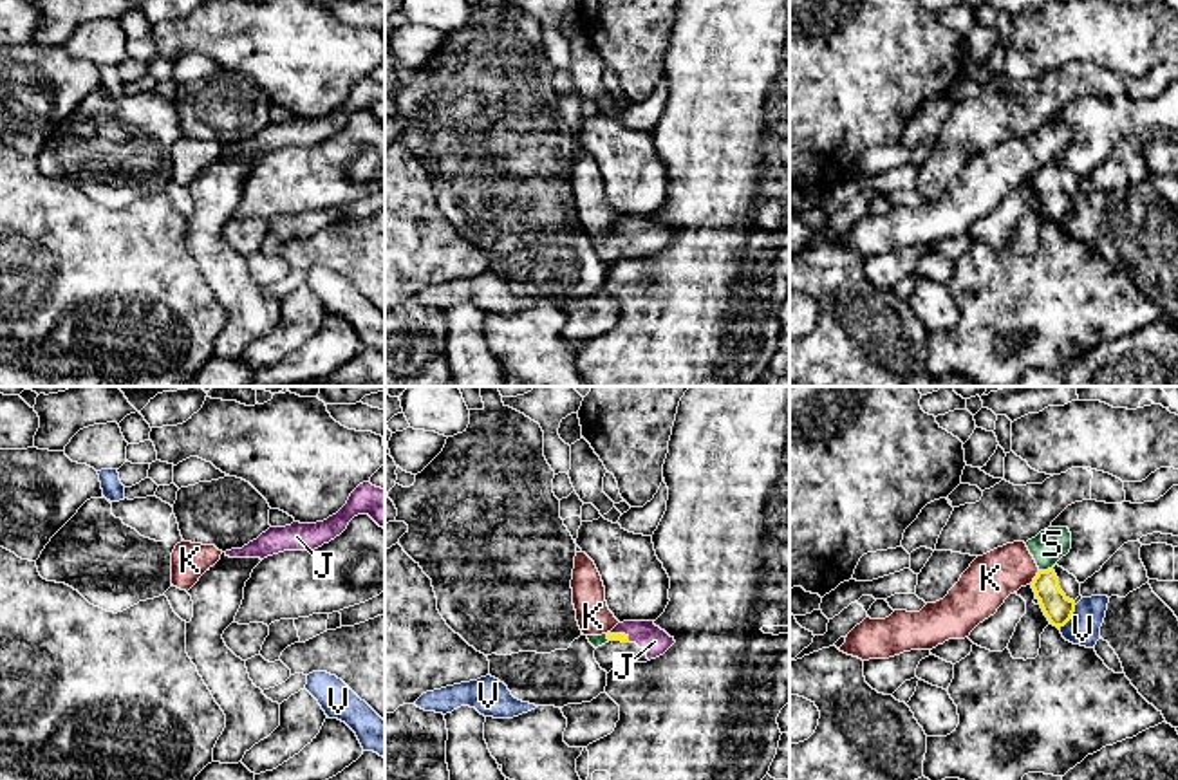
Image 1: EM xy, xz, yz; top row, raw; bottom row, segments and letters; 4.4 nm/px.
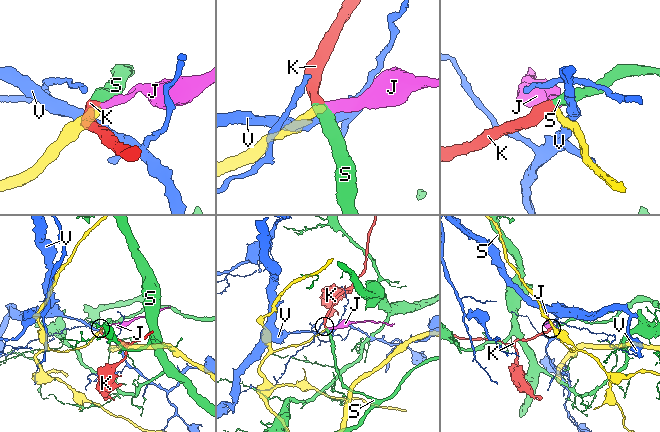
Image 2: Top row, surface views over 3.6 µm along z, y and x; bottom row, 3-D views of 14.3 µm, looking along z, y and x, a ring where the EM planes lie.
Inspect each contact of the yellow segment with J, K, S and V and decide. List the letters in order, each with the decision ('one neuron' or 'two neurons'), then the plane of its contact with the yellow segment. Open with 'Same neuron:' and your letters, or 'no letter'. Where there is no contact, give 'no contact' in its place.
Same neuron: J
J: one neuron; contact in xz
K: two neurons; contact in yz
S: two neurons; contact in yz
V: two neurons; contact in yz

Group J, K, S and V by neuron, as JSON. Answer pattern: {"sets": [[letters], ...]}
{"sets": [["J"], ["K", "S"], ["V"]]}

